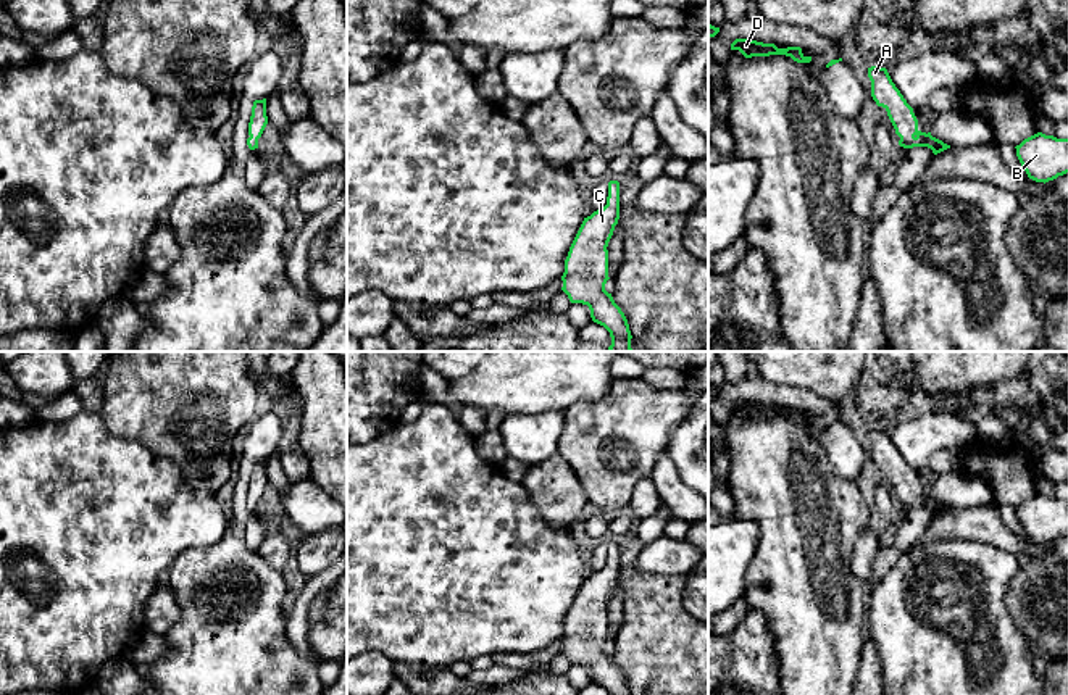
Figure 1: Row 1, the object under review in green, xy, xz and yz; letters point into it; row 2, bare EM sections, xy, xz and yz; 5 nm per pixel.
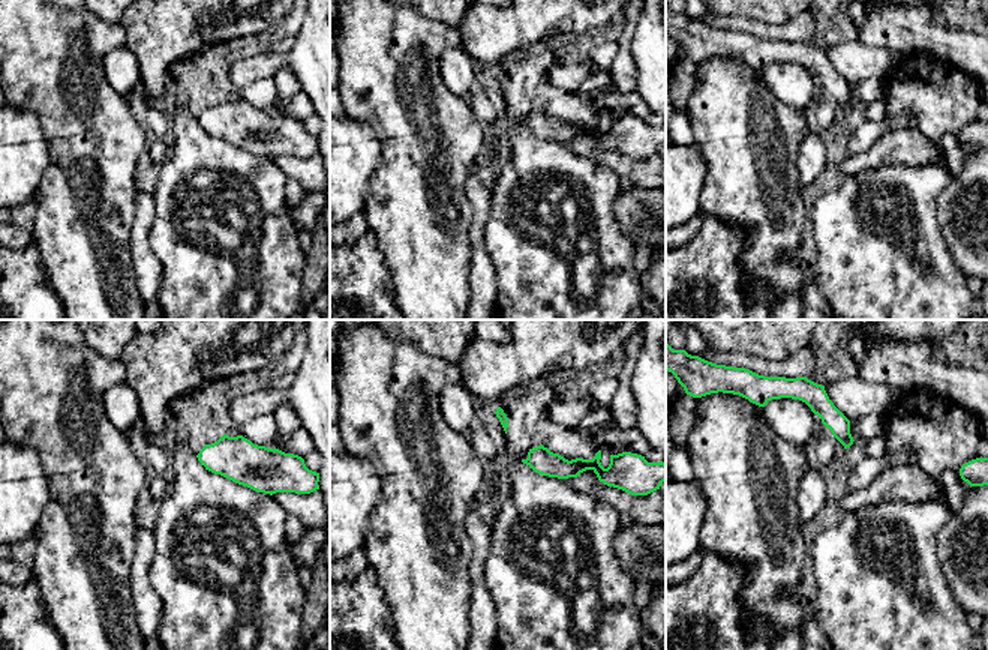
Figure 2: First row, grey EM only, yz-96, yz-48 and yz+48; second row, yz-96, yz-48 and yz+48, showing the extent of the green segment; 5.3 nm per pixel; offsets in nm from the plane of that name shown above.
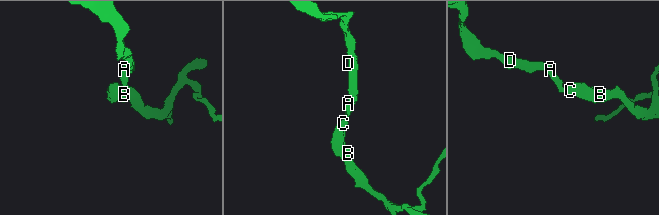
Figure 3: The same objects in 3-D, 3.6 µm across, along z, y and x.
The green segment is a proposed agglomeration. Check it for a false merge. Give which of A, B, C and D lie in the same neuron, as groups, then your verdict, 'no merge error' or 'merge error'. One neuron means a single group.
A B C D; no merge error

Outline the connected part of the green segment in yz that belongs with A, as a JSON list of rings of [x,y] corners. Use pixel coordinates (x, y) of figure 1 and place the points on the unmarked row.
[[[868,429],[871,442],[871,458],[878,468],[887,472],[887,477],[900,498],[899,506],[903,510],[928,508],[934,516],[950,510],[950,506],[918,490],[918,481],[913,469],[907,464],[900,452],[892,443],[886,429]]]

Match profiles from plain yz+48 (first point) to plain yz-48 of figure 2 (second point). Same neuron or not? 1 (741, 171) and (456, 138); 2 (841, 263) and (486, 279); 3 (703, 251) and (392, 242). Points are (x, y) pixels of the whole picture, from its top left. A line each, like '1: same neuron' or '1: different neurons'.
1: same neuron
2: different neurons
3: different neurons

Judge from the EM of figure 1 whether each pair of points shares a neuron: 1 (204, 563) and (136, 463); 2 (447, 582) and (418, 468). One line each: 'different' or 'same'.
1: different
2: same

